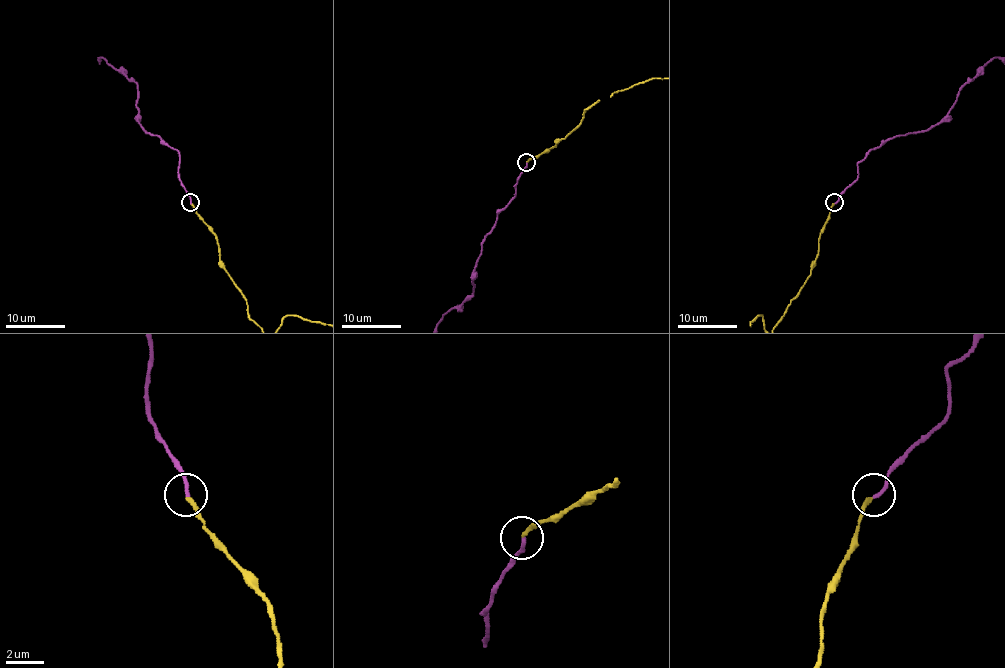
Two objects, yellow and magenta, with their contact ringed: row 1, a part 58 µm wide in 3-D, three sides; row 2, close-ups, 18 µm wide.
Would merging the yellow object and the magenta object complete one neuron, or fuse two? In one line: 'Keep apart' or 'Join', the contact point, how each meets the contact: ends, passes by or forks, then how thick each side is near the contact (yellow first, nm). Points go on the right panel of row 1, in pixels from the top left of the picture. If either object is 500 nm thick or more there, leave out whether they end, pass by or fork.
Join. Place: (834, 202). At the ring yellow ends. At the ring magenta ends. Thickness 200 nm (yellow) against 200 nm

